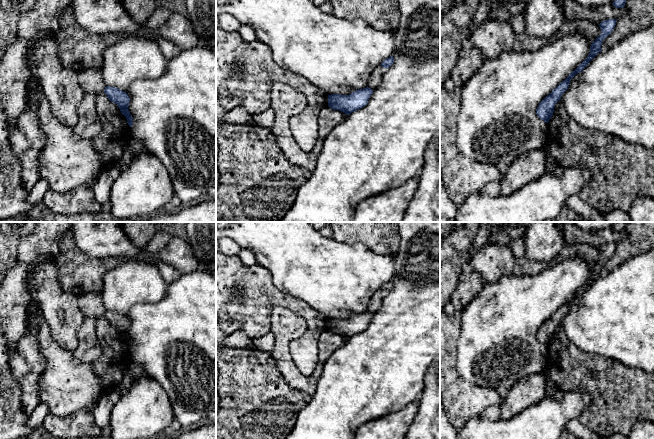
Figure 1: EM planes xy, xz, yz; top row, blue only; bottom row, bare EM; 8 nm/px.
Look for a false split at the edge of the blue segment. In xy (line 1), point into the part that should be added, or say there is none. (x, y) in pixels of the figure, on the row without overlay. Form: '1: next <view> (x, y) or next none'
1: next none

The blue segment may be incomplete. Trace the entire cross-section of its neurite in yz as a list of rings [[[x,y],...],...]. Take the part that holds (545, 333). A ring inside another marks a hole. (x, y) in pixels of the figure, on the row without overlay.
[[[608,243],[604,244],[599,248],[601,252],[601,259],[592,266],[590,270],[590,277],[587,282],[574,294],[569,300],[562,305],[552,316],[547,319],[538,329],[536,333],[537,340],[548,347],[553,340],[555,328],[561,323],[562,318],[568,313],[571,303],[578,297],[584,294],[584,292],[589,288],[589,286],[602,275],[601,270],[603,264],[611,258],[613,255],[617,244]]]

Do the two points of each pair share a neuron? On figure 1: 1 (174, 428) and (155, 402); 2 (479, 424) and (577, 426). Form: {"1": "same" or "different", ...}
{"1": "different", "2": "different"}

